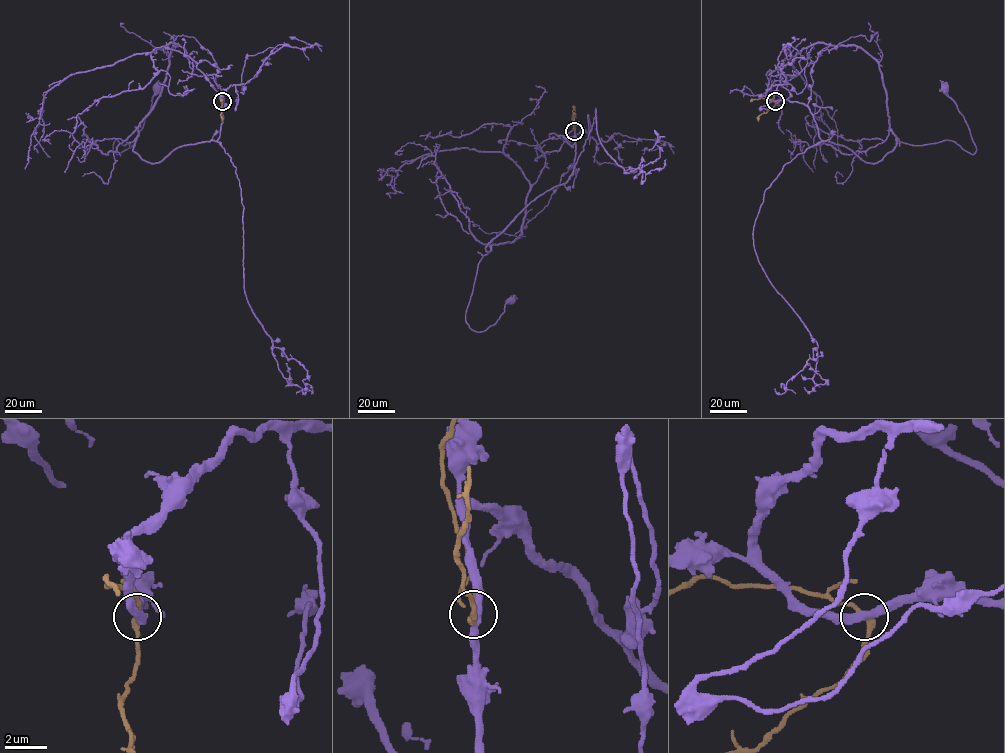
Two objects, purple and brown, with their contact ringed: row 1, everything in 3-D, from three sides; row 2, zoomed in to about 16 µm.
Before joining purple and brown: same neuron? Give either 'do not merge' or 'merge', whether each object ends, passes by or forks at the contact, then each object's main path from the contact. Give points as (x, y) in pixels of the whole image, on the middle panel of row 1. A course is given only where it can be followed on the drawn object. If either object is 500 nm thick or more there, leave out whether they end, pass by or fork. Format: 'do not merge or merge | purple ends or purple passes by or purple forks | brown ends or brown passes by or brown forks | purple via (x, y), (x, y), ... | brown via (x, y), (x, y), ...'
do not merge | purple passes by | brown passes by | purple via (575, 131), (575, 170), (565, 183), (535, 199), (486, 247), (465, 320), (469, 328), (485, 330), (510, 300) | brown via (574, 131), (574, 114)

